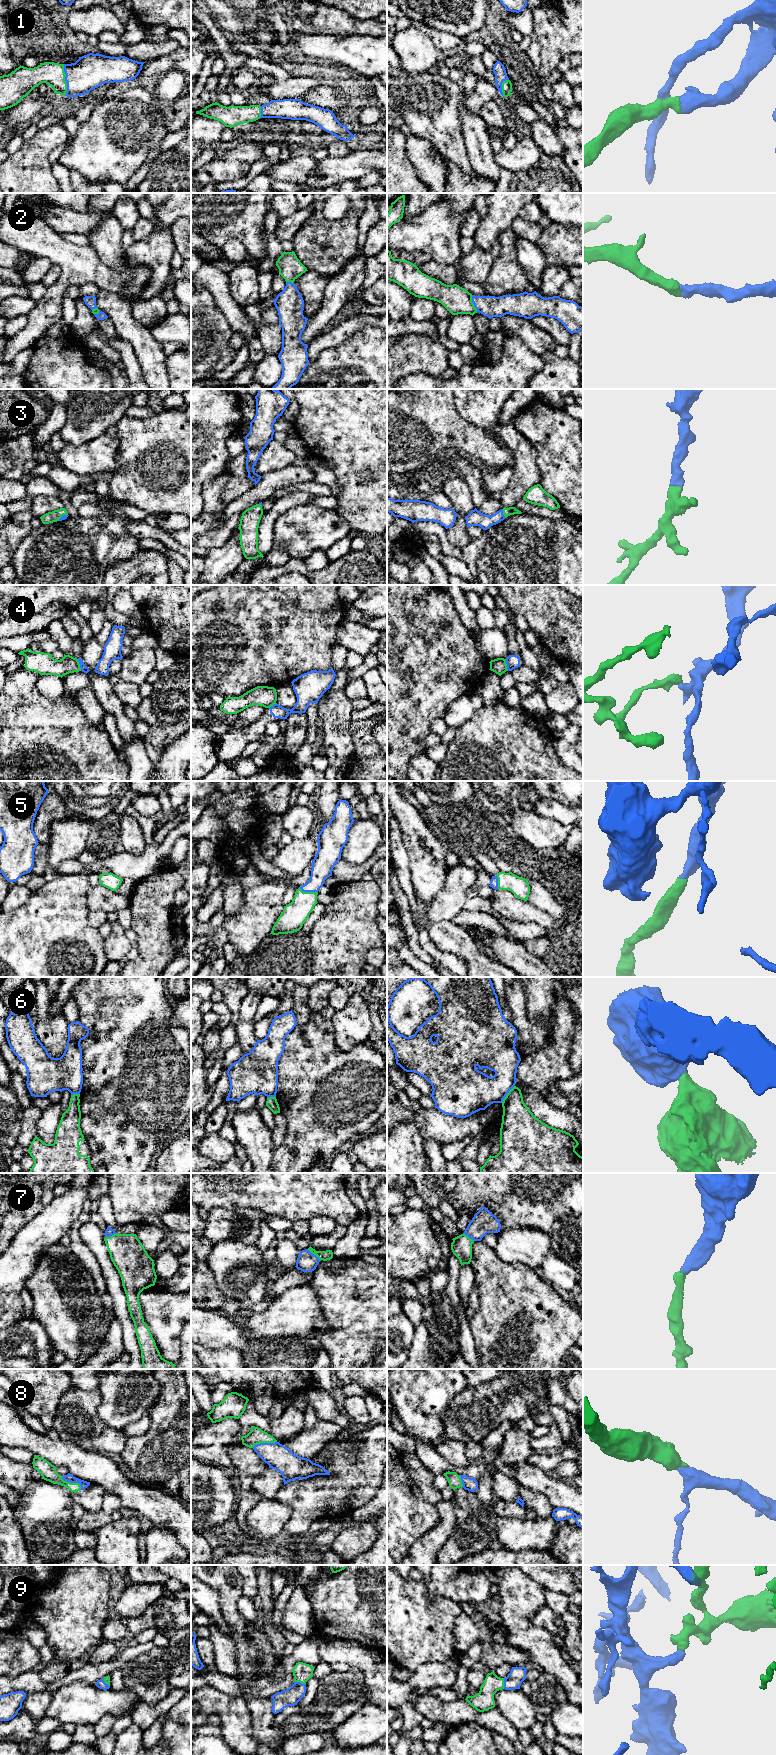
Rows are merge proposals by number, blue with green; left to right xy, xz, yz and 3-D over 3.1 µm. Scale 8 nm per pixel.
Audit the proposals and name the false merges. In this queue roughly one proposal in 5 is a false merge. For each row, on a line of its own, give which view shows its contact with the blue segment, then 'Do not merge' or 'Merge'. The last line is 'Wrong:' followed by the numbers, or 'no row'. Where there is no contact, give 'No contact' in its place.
1: Touches blue in xy. Merge
2: Touches blue in yz. Merge
3: Touches blue in yz. Merge
4: Touches blue in xy. Do not merge
5: Touches blue in xz. Merge
6: Touches blue in yz. Do not merge
7: Touches blue in xz. Merge
8: Touches blue in xy. Merge
9: Touches blue in xz. Merge
Wrong: 4, 6

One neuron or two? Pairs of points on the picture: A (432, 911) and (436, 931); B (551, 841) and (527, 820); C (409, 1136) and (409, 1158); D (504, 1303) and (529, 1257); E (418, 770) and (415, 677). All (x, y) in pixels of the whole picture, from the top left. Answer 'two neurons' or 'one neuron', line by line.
A: two neurons
B: one neuron
C: one neuron
D: two neurons
E: two neurons

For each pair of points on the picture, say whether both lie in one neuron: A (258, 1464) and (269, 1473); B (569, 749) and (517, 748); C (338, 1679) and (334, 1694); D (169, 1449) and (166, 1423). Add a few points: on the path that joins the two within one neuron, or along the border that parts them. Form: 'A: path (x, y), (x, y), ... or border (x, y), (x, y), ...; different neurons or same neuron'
A: border (267, 1468), (254, 1477); different neurons
B: border (553, 733), (553, 748), (558, 758), (570, 767); different neurons
C: path (338, 1683), (338, 1690); same neuron
D: path (169, 1443), (169, 1429); same neuron

